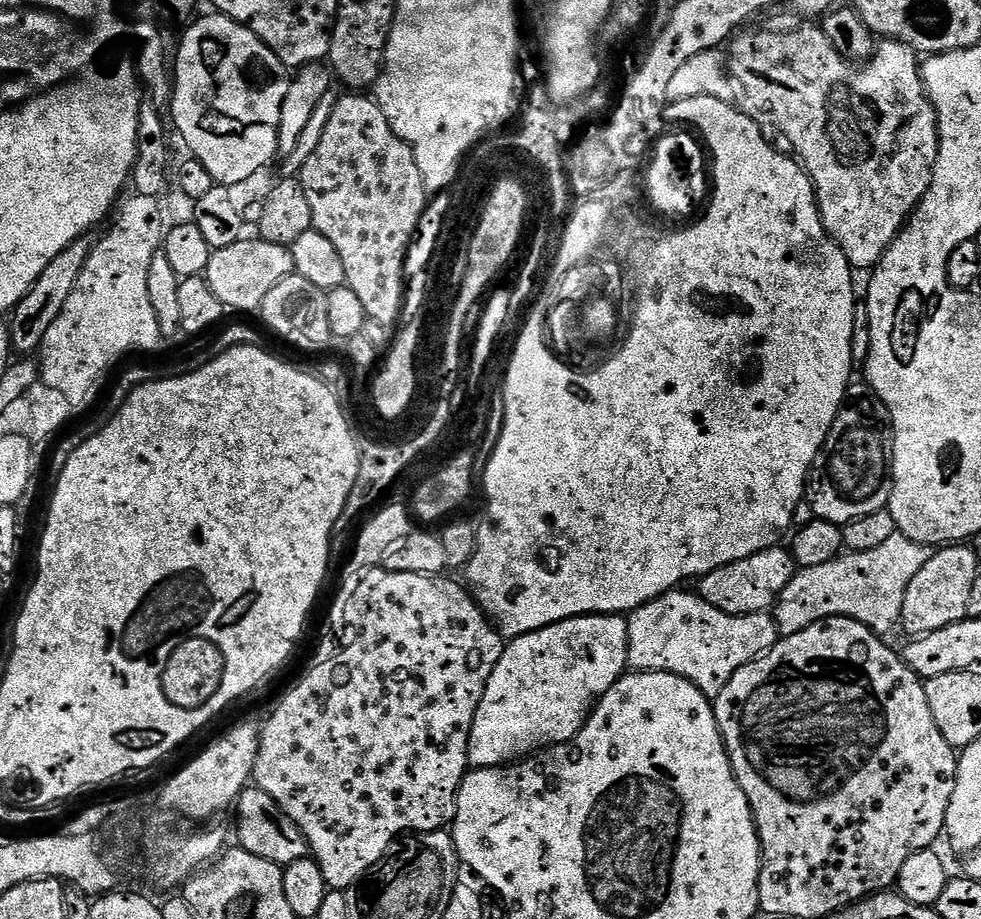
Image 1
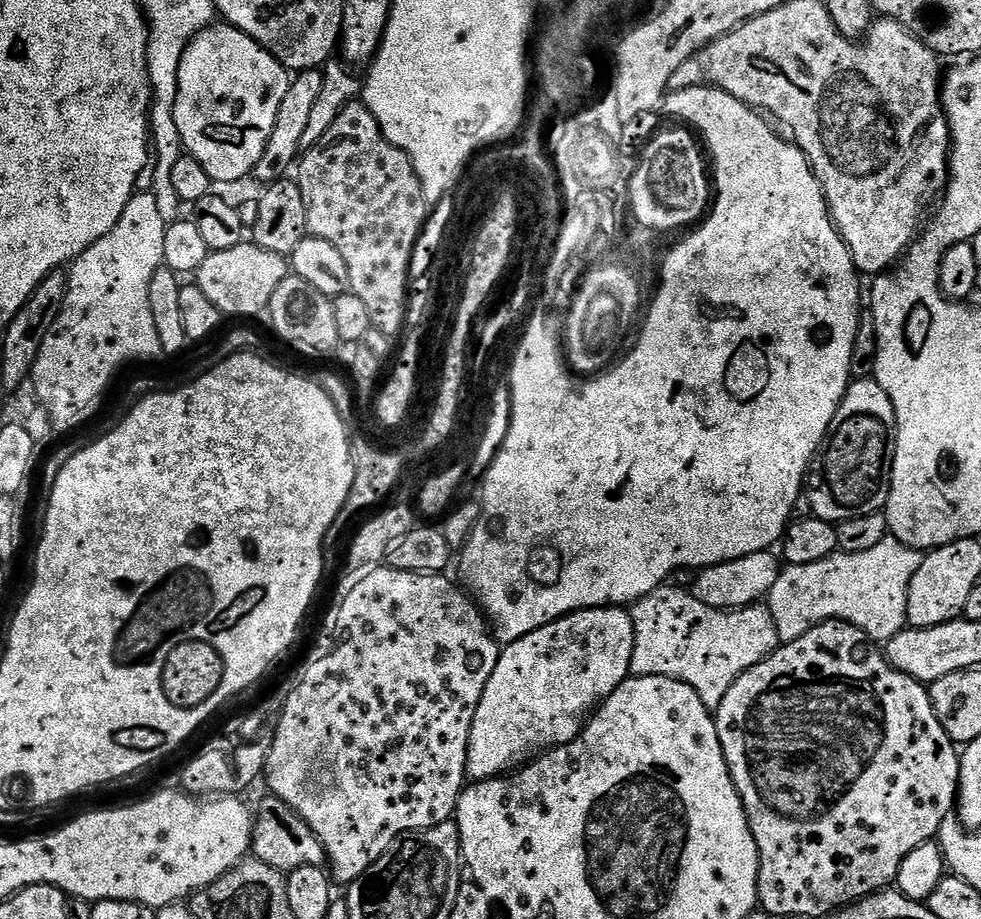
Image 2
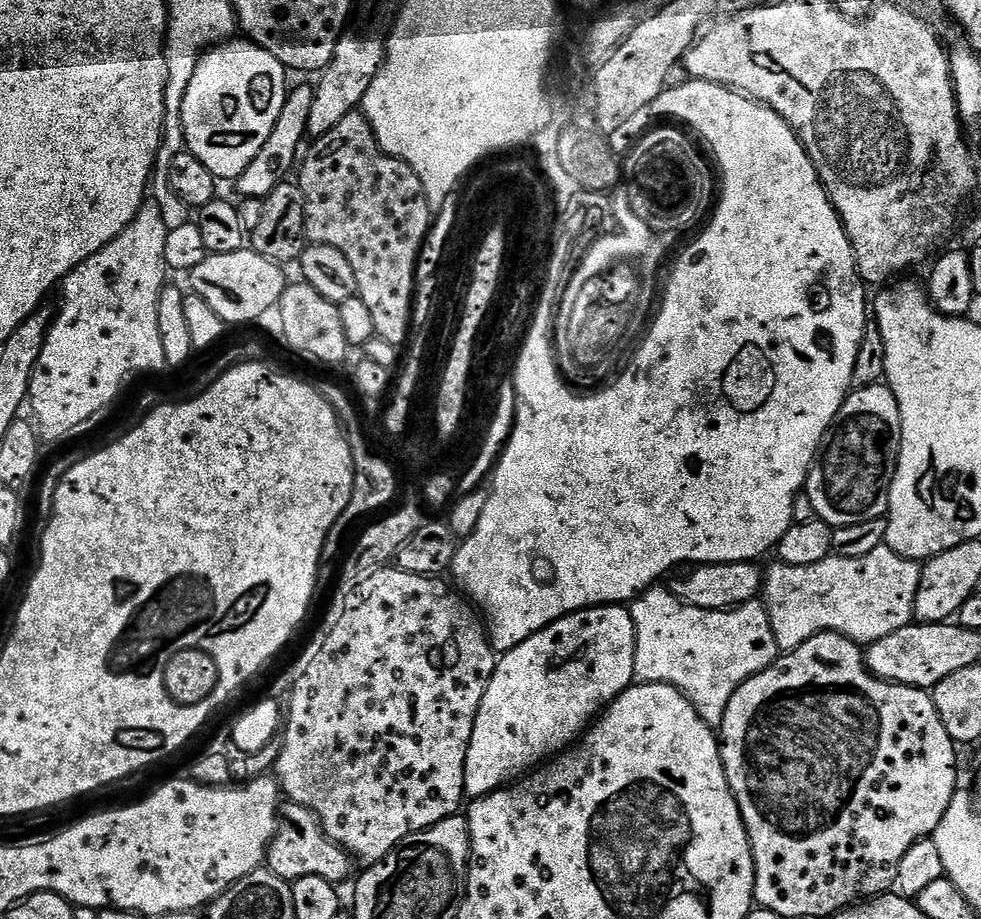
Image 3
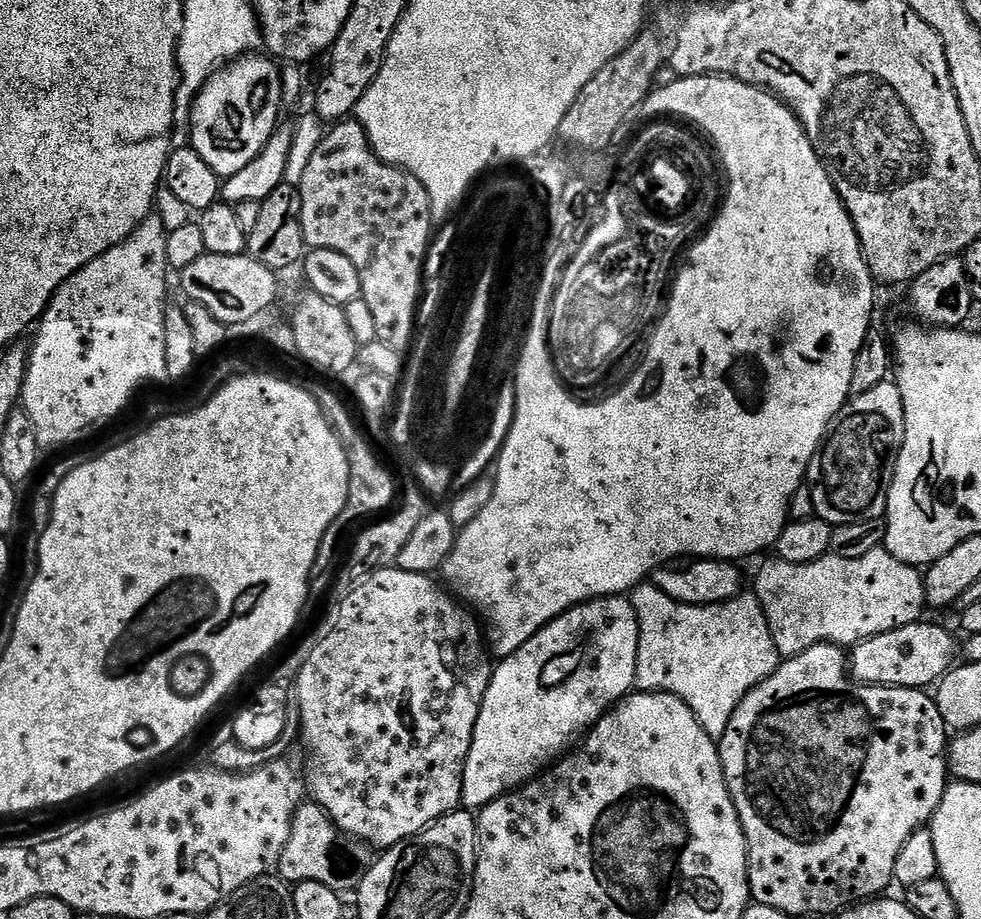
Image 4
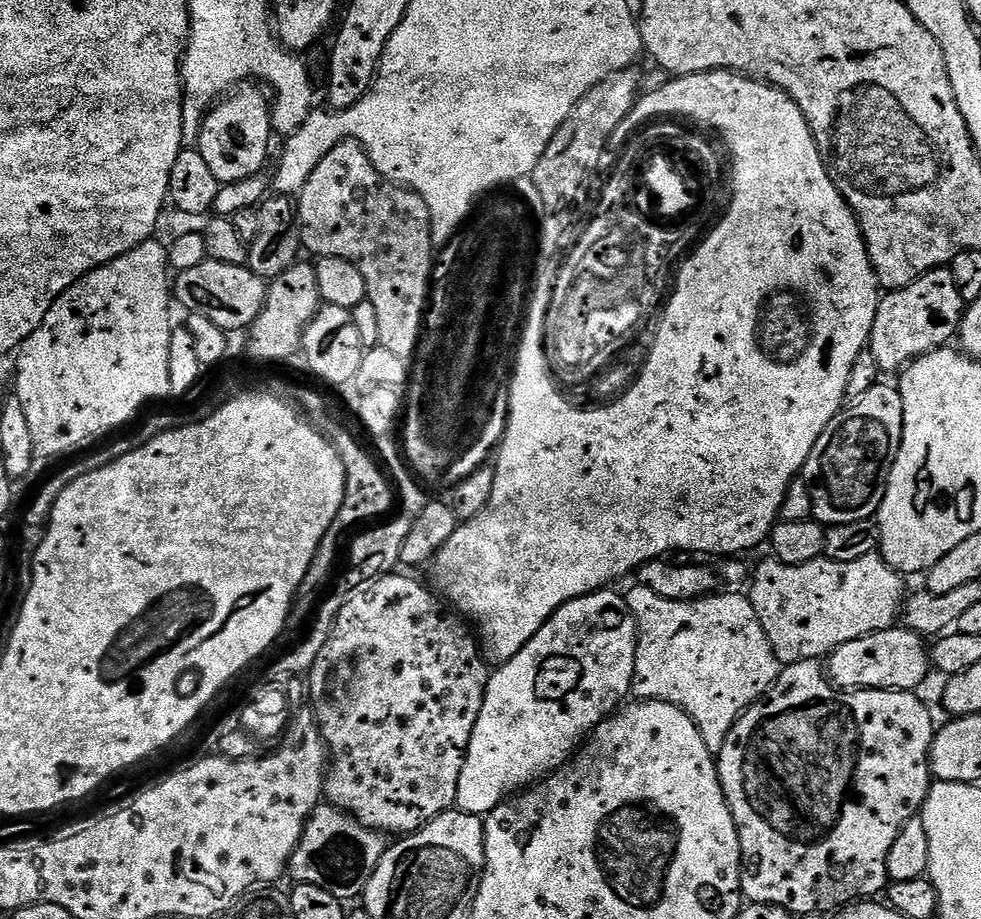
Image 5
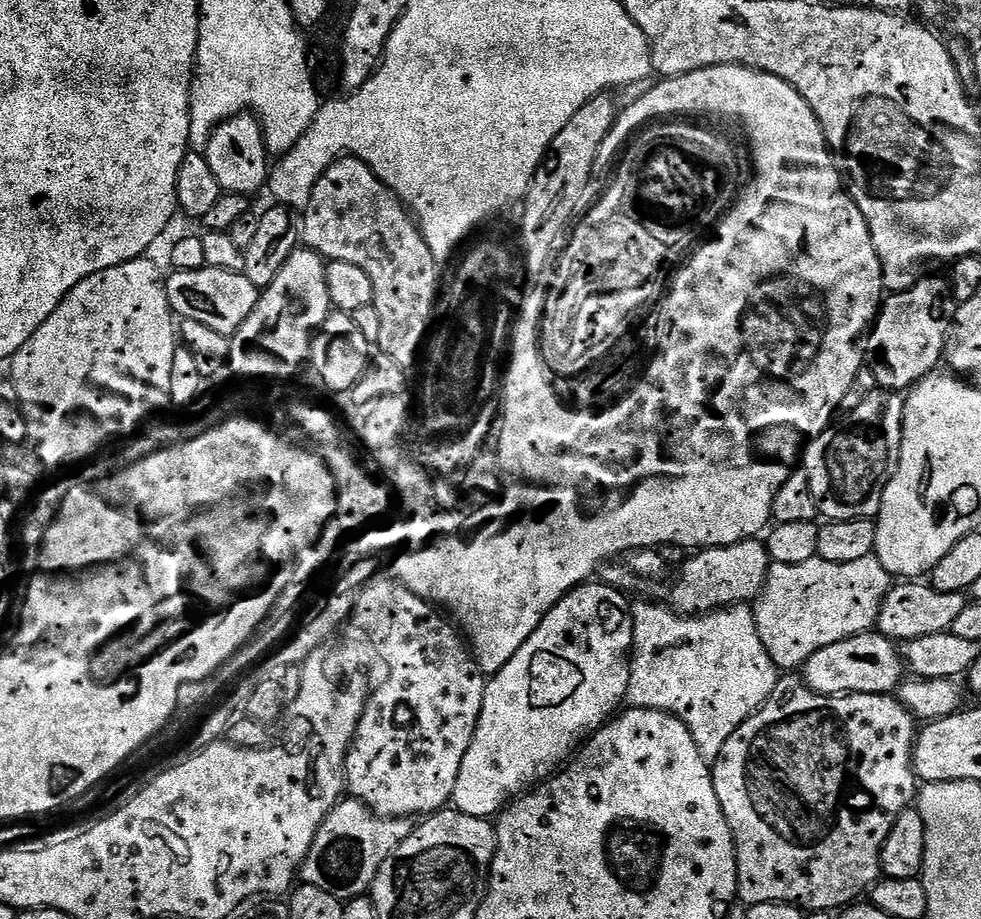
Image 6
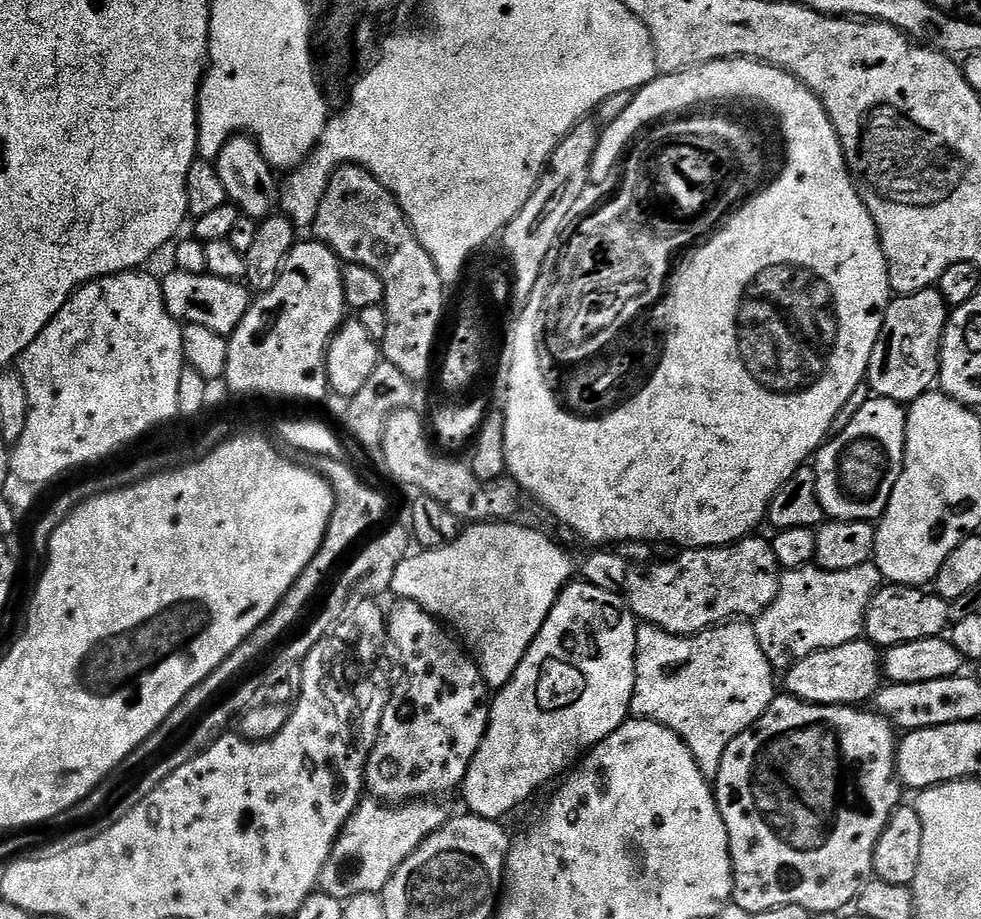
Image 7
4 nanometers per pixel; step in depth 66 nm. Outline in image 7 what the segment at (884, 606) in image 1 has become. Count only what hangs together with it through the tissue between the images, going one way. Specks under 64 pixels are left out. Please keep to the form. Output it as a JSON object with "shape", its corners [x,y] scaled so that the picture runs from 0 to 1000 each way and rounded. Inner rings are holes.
{"shape":[[[889,612],[871,616],[871,620],[850,620],[849,622],[835,616],[802,619],[796,626],[789,655],[785,655],[782,664],[776,666],[769,675],[773,703],[777,703],[777,712],[781,712],[788,728],[802,729],[826,712],[878,695],[881,692],[881,674],[885,667],[885,661],[898,638],[898,625]]]}

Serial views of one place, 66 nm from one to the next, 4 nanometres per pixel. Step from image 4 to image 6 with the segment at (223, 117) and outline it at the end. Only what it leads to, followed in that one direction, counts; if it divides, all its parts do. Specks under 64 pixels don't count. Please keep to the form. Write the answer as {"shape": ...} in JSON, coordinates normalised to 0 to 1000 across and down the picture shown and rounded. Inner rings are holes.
{"shape":[[[256,124],[239,126],[221,137],[213,150],[210,169],[214,176],[214,185],[218,185],[218,194],[222,194],[229,210],[256,214],[257,209],[272,201],[275,190],[275,166],[269,155],[269,140],[265,138],[264,129]]]}

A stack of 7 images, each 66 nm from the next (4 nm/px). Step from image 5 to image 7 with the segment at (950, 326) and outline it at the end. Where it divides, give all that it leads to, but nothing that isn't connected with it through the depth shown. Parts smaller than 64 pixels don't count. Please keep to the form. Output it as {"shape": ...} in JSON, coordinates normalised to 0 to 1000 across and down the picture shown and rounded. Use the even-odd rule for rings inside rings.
{"shape":[[[954,311],[910,325],[903,337],[899,363],[895,363],[891,385],[887,385],[883,410],[884,421],[889,421],[896,434],[929,442],[937,431],[951,425],[958,408],[958,372],[962,368],[967,343],[968,332]]]}

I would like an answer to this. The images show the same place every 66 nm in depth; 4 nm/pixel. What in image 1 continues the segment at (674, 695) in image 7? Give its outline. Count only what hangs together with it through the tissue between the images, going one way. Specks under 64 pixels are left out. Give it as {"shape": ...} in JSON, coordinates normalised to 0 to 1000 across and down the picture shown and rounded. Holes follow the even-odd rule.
{"shape":[[[686,642],[647,662],[639,671],[640,677],[640,727],[646,731],[682,731],[699,738],[716,755],[729,760],[740,751],[740,742],[774,714],[779,714],[791,702],[793,684],[790,674],[783,666],[766,666],[749,670],[740,668],[724,655],[720,655],[708,643]]]}

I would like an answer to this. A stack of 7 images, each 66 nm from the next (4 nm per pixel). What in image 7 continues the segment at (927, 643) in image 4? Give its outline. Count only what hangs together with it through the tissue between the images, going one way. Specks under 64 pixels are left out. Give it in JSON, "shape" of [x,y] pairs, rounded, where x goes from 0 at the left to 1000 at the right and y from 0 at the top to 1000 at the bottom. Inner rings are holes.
{"shape":[[[878,694],[826,712],[802,728],[800,736],[797,744],[803,748],[800,750],[804,757],[827,766],[877,768],[880,762],[888,763],[899,748],[899,709],[888,696]]]}

